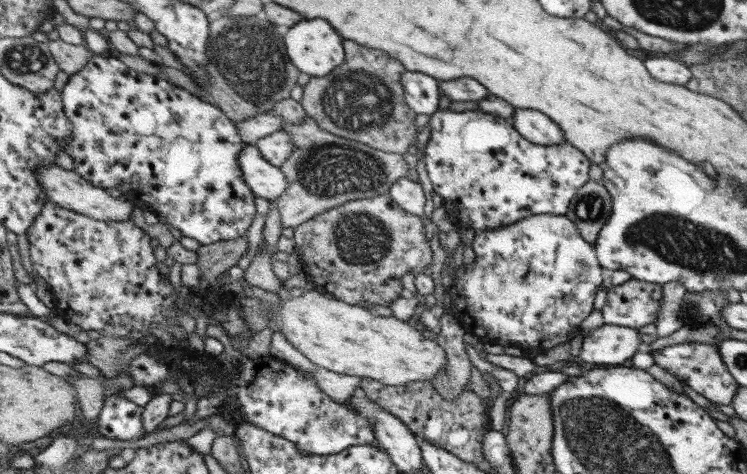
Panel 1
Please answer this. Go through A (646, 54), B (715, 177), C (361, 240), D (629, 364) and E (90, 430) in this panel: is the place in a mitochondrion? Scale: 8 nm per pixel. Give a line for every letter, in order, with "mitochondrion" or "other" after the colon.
A: other
B: other
C: mitochondrion
D: other
E: other

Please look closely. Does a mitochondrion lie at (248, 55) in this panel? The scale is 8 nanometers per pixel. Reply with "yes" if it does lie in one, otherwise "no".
yes

